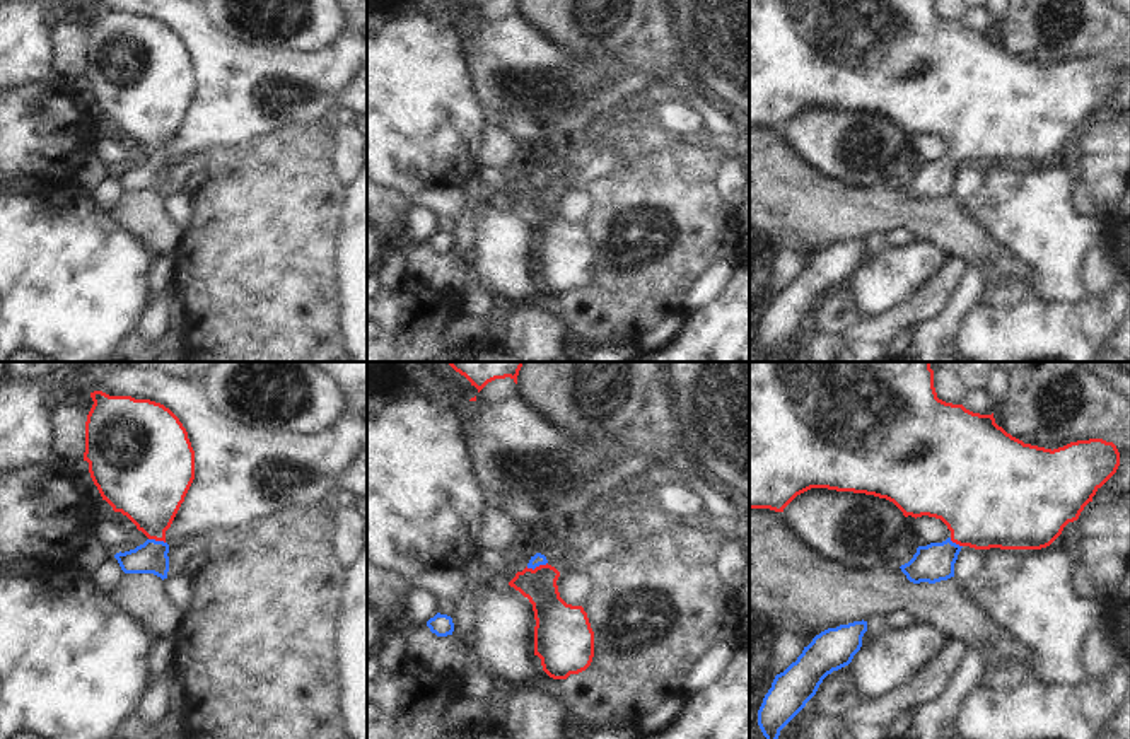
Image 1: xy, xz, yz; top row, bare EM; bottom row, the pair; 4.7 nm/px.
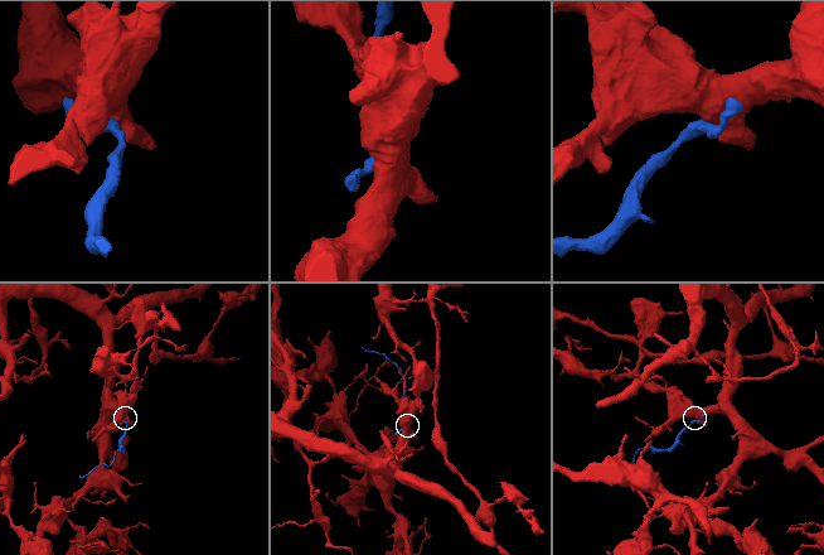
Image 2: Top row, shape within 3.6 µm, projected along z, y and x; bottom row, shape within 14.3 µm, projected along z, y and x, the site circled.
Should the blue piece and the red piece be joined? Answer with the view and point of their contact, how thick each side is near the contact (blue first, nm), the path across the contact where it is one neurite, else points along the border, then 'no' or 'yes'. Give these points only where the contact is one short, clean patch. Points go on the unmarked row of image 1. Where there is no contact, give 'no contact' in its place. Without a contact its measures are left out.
xz (536, 183) | 60/170 nm | across xz (538, 176), (536, 183), (538, 202), (552, 231) | yes

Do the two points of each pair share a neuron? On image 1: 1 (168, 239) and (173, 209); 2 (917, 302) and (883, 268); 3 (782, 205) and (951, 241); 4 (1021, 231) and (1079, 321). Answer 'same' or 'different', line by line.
1: different
2: different
3: same
4: different

